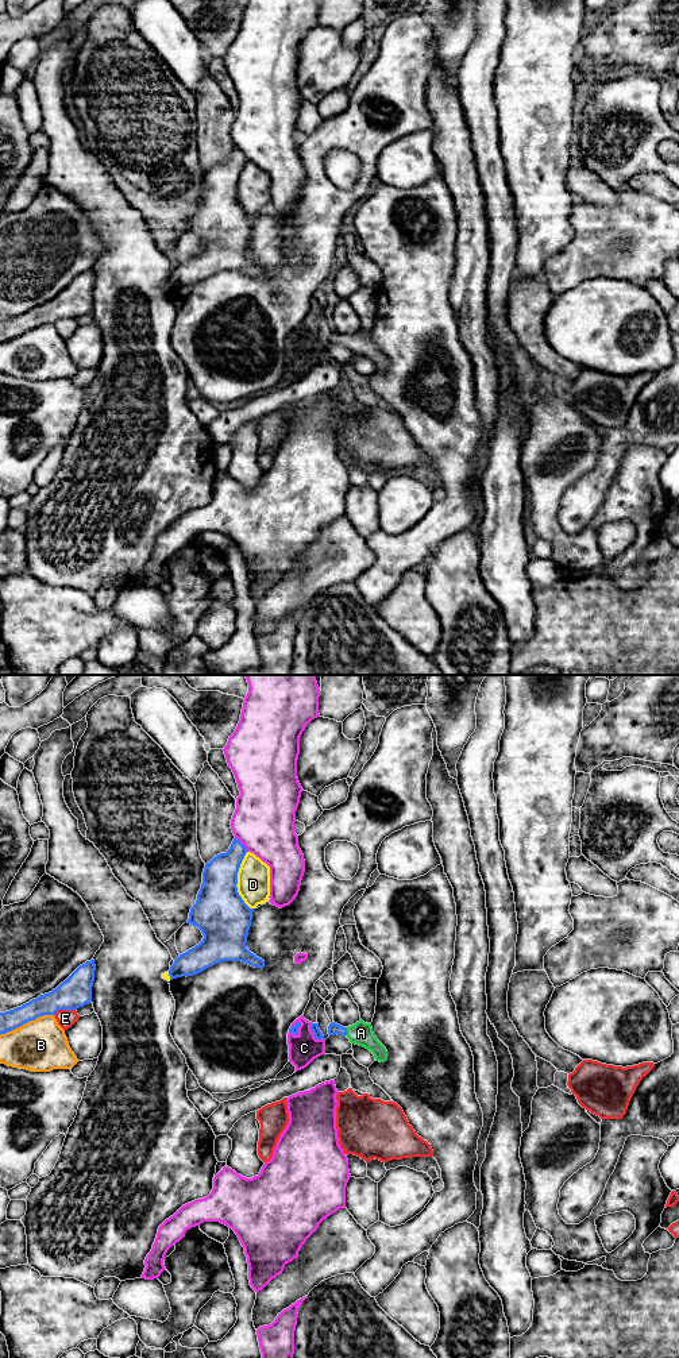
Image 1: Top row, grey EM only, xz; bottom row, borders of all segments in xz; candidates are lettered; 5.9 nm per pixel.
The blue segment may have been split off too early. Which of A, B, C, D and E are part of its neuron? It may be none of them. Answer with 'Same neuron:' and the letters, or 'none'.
Same neuron: A

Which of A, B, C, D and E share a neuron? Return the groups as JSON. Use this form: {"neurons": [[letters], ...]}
{"neurons": [["A"], ["B"], ["C"], ["D"], ["E"]]}

